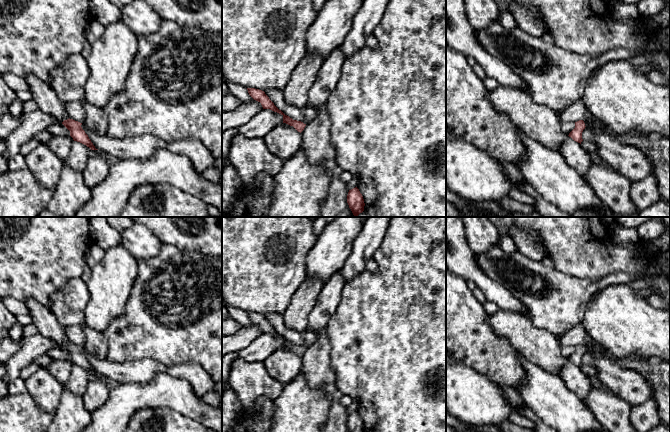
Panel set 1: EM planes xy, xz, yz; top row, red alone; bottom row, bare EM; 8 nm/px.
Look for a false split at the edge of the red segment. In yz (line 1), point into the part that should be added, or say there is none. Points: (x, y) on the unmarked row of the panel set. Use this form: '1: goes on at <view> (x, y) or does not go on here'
1: does not go on here

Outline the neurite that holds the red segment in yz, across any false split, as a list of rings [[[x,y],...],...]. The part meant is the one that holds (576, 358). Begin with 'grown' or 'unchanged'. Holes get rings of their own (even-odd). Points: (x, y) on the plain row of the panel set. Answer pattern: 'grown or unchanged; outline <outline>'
unchanged; outline [[[579,344],[575,346],[575,352],[569,357],[569,361],[571,361],[574,365],[581,368],[583,365],[582,363],[582,356],[585,353],[585,347],[583,344]]]

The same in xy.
unchanged; outline [[[69,342],[67,344],[64,344],[62,348],[70,355],[70,360],[73,362],[74,365],[86,369],[91,374],[98,374],[95,372],[88,359],[82,353],[82,347]]]

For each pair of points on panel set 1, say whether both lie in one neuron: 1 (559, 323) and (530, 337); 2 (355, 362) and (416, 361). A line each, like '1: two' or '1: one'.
1: two
2: one

